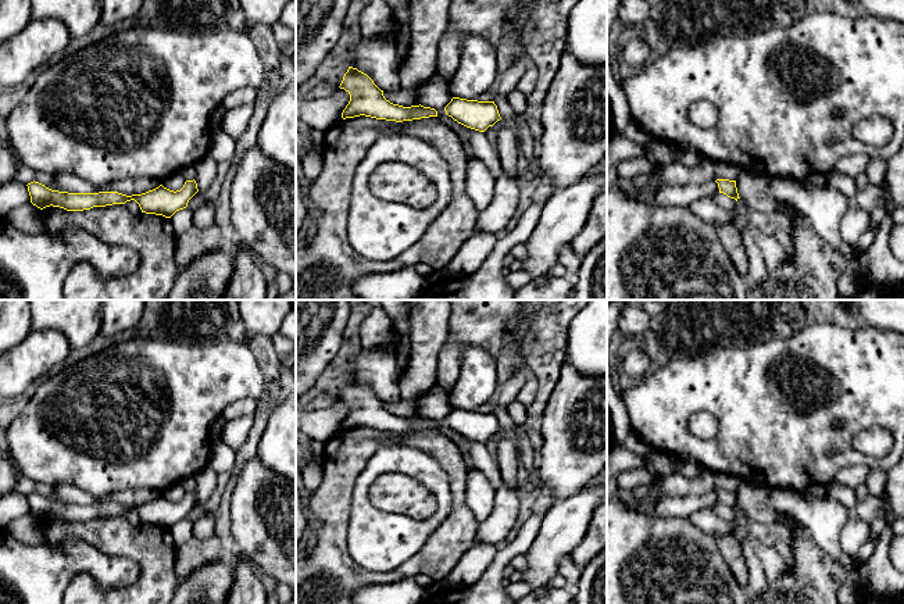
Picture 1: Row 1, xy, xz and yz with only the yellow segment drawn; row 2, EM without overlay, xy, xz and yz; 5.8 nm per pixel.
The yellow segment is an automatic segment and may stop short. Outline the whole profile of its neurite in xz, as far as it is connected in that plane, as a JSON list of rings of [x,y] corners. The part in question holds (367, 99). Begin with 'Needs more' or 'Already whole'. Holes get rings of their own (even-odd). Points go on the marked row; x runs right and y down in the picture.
Already whole. [[[349,67],[339,86],[350,94],[350,101],[342,112],[342,118],[354,118],[360,115],[386,119],[386,121],[412,121],[429,117],[437,117],[437,111],[430,107],[411,106],[403,107],[385,99],[374,81],[357,68]]]

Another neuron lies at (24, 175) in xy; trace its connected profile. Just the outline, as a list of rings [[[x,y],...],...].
[[[14,154],[14,158],[17,164],[17,174],[15,174],[14,182],[28,185],[35,181],[35,182],[44,185],[46,187],[51,190],[62,192],[57,187],[57,183],[51,174],[37,172],[37,171],[28,168],[19,161],[19,158],[15,154]]]

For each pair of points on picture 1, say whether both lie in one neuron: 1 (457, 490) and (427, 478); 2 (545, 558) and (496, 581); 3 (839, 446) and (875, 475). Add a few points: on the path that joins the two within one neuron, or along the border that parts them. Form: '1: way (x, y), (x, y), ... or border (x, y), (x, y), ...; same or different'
1: border (435, 458), (447, 474), (452, 493), (446, 519); different
2: border (540, 525), (532, 546), (524, 554); different
3: border (871, 468), (886, 472); different

